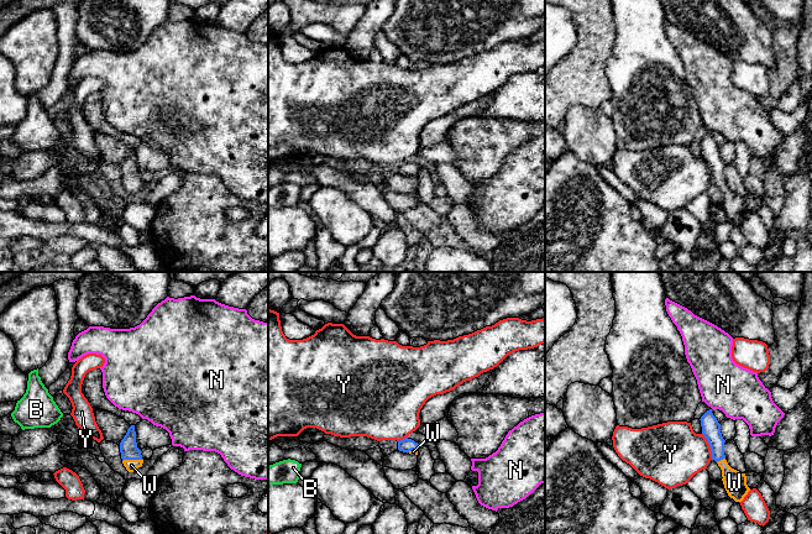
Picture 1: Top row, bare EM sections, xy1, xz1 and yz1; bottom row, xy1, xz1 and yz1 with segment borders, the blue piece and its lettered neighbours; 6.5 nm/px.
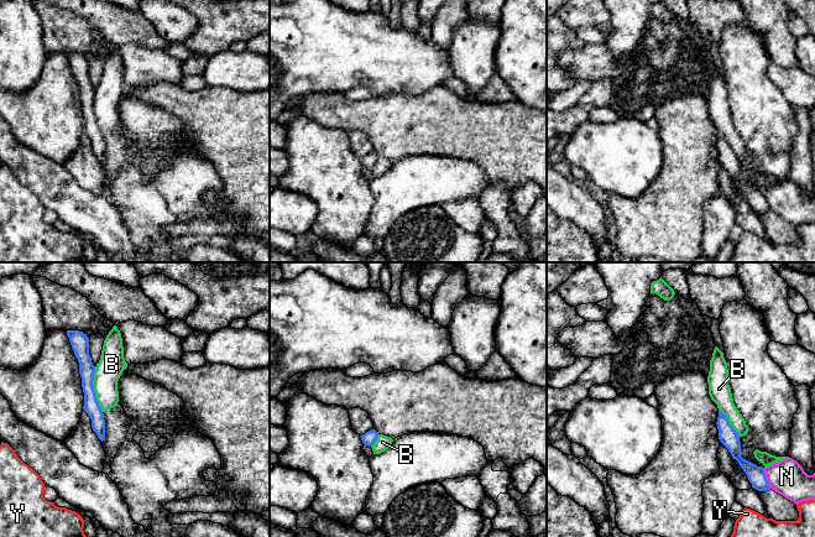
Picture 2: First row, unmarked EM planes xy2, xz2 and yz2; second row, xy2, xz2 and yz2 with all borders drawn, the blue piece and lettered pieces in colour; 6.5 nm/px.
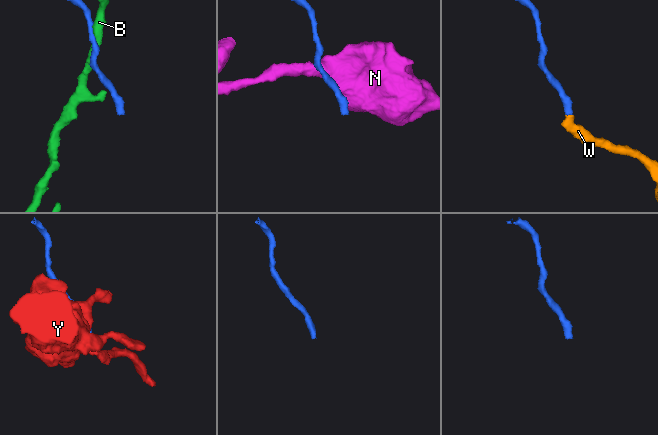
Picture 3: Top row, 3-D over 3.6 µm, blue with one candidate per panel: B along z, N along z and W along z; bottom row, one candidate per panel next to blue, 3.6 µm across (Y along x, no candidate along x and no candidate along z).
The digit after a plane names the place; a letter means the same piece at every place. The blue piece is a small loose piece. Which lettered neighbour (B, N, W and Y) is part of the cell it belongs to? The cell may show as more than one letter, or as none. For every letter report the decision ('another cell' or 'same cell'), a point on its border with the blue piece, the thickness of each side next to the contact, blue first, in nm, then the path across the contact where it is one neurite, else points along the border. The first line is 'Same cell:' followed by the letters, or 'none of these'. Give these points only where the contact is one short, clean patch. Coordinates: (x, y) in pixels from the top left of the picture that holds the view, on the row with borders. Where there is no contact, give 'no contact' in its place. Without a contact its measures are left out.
Same cell: W
B: another cell; meets blue in xy2 at (93, 389); 100 nm thick on the blue side, 170 nm on the other
N: another cell; meets blue in yz2 at (766, 478); 120 nm thick on the blue side, 220 nm on the other
W: same cell; meets blue in xy1 at (132, 459); 120 nm thick on the blue side, 80 nm on the other; runs through xy1 (129, 449), (132, 459), (131, 465)
Y: another cell; meets blue in yz1 at (710, 446); 130 nm thick on the blue side, 400 nm on the other; border along yz1 (702, 433), (712, 459)

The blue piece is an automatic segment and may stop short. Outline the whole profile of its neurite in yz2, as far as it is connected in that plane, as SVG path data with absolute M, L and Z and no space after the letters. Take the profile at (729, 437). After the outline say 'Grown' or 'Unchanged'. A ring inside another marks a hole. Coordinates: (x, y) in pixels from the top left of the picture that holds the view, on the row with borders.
M719 410L717 429L720 442L728 449L732 458L736 459L740 466L746 473L752 488L758 491L769 490L769 483L764 474L764 468L757 466L756 464L743 459L741 457L741 442L738 433L730 424L726 416Z. Unchanged

